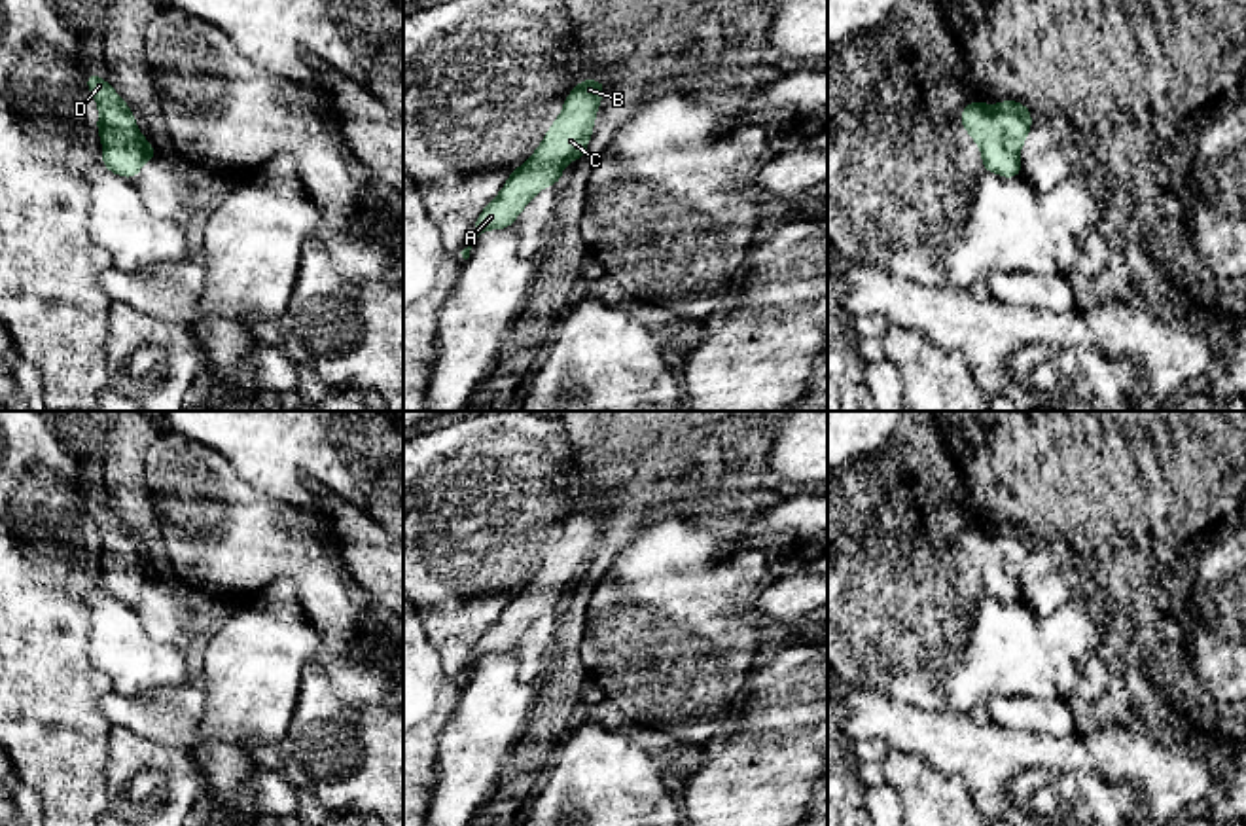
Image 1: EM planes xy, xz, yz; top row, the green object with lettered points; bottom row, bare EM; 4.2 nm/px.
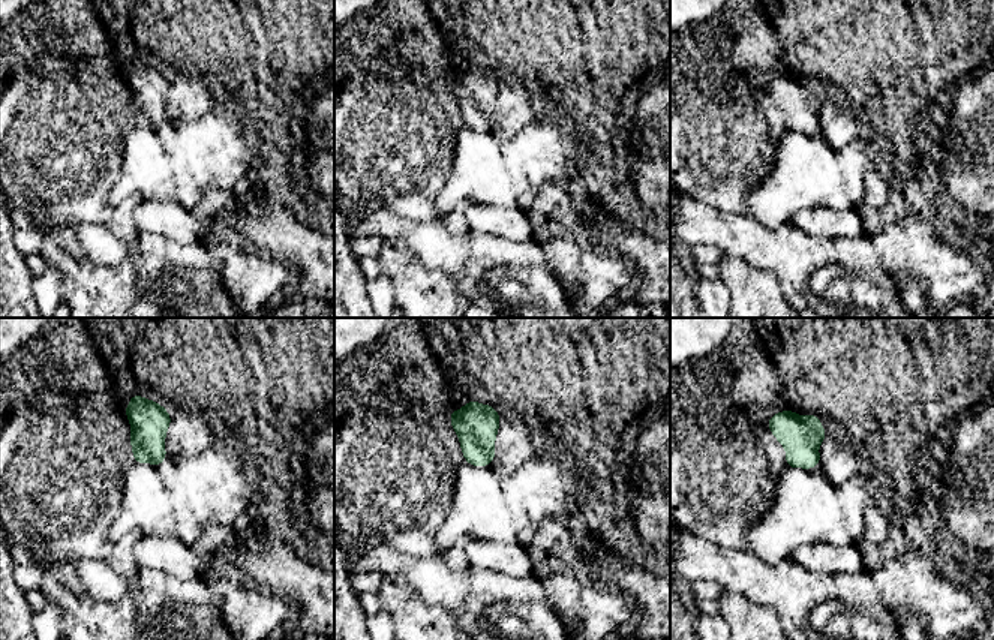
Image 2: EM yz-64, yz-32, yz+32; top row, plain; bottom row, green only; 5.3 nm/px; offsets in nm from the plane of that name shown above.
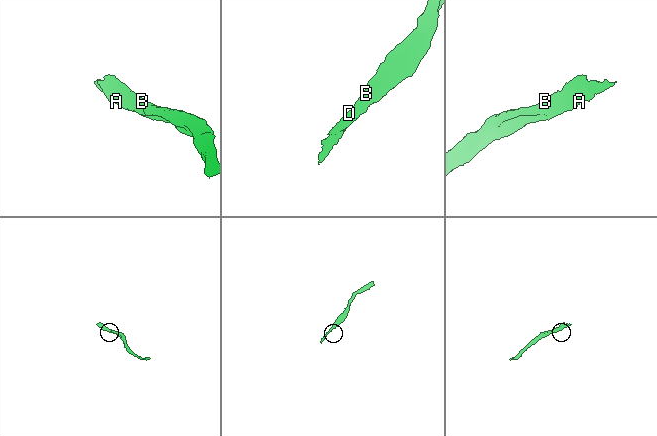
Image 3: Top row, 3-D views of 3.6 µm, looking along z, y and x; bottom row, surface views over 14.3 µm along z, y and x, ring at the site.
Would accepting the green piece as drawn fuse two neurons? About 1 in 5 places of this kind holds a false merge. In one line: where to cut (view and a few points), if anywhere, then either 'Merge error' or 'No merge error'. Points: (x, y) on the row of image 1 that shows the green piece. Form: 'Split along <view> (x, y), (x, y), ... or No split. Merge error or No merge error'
No split. No merge error

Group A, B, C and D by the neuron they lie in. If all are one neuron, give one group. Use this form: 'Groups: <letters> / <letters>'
Groups: A B C D

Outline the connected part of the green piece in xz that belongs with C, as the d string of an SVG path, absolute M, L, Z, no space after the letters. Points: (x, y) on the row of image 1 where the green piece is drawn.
M581 80L568 93L542 144L526 163L509 172L500 193L481 210L470 246L460 252L464 260L483 231L509 227L536 193L559 184L562 169L585 155L604 87L598 80Z

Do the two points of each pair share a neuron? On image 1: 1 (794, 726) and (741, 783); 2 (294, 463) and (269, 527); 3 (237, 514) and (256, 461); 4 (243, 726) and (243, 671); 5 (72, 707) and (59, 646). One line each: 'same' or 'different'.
1: same
2: different
3: different
4: same
5: same

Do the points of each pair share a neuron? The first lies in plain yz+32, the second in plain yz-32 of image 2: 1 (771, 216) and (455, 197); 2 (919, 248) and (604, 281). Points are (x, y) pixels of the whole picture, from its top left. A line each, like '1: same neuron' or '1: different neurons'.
1: same neuron
2: same neuron

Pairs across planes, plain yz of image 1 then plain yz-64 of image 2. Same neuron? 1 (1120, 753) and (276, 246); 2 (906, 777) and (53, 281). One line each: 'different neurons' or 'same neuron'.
1: different neurons
2: different neurons

